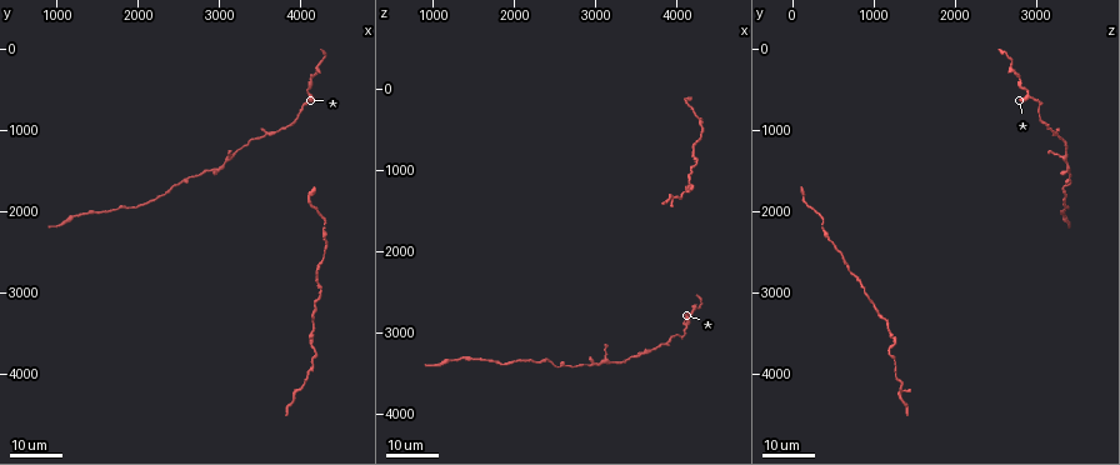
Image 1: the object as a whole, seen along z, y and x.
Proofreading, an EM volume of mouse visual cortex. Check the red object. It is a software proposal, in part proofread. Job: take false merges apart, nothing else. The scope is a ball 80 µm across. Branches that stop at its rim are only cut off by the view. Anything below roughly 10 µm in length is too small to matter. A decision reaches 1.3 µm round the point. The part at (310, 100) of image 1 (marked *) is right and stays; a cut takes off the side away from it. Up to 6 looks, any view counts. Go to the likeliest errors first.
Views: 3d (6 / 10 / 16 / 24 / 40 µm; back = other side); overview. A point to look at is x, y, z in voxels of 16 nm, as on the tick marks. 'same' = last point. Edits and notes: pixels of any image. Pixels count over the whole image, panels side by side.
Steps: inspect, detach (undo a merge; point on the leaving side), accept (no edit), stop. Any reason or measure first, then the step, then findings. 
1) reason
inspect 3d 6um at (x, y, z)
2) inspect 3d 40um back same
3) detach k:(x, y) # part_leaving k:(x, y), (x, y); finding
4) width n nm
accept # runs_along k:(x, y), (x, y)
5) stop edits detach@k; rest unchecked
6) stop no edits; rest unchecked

three-way junction
inspect 3d 16um at (4150, 550, 2900)

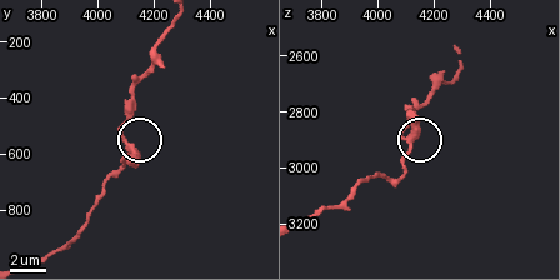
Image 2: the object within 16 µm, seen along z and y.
inspect 3d 6um at (4110, 570, 2890)

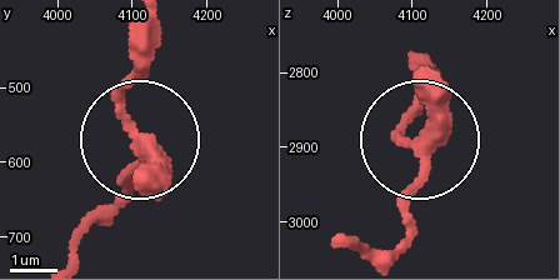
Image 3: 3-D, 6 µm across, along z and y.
side_arm 13 um
accept # one neuron here

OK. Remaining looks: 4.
two arms in line, one across
inspect 3d 16um at (2950, 1450, 3400)

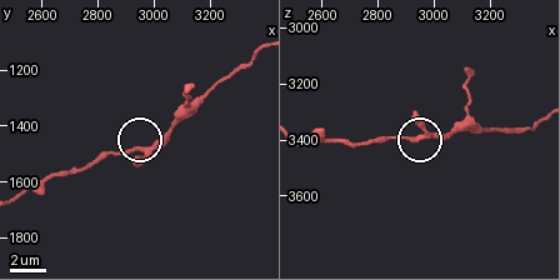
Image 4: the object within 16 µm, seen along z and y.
inspect 3d 10um at (2950, 1490, 3380)

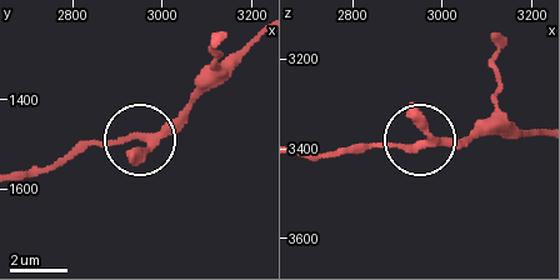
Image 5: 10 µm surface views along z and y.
accept # runs_along 5:(534, 133), (349, 146); one neuron here

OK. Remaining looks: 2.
a narrow waist
inspect 3d 24um at (4150, 3750, 1200)

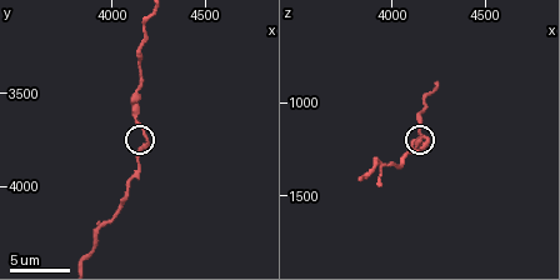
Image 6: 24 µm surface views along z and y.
inspect 3d 10um same

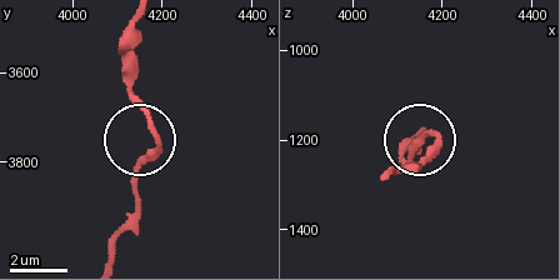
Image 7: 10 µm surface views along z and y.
accept # runs_along 7:(134, 25), (131, 90), (153, 140), (139, 176), (139, 210); all the same neuron

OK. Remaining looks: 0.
stop no edits; rest unchecked

